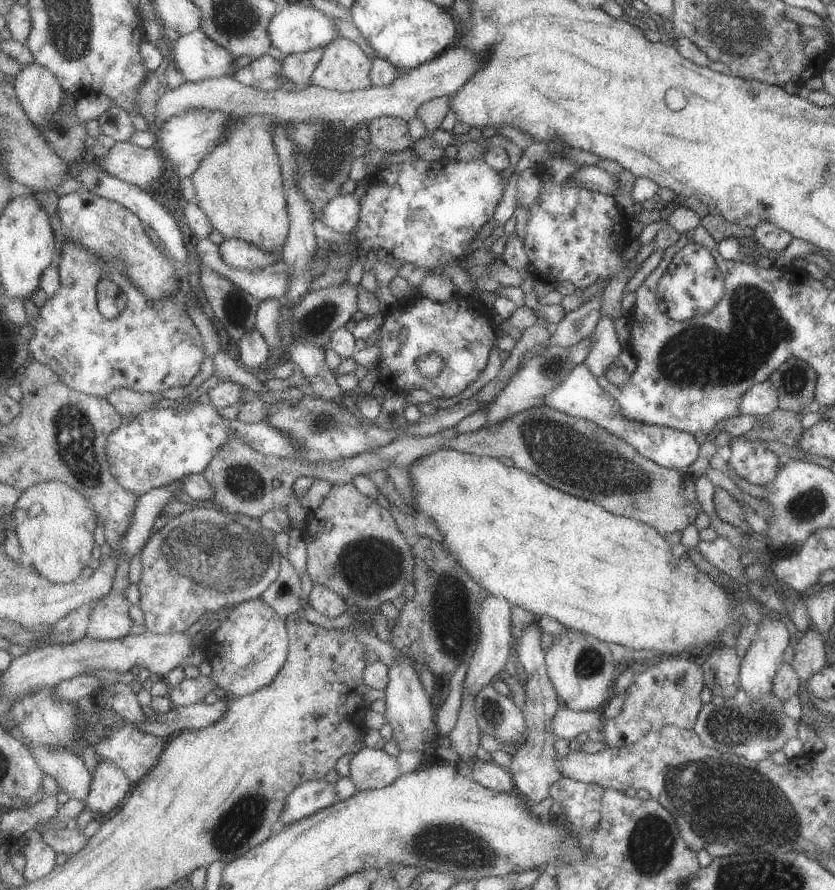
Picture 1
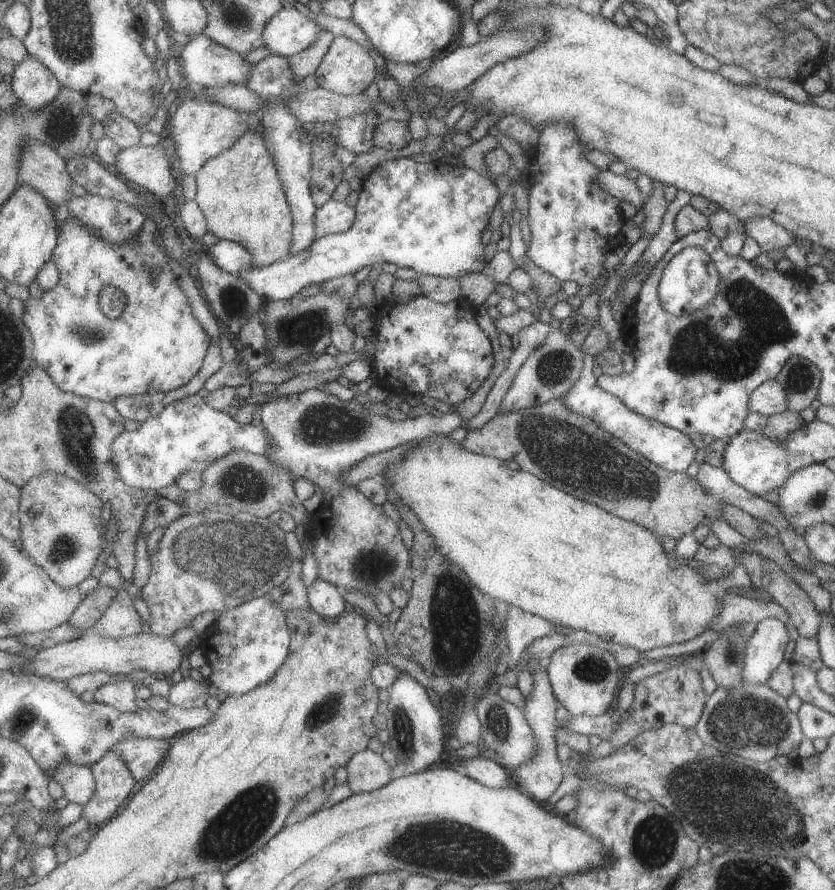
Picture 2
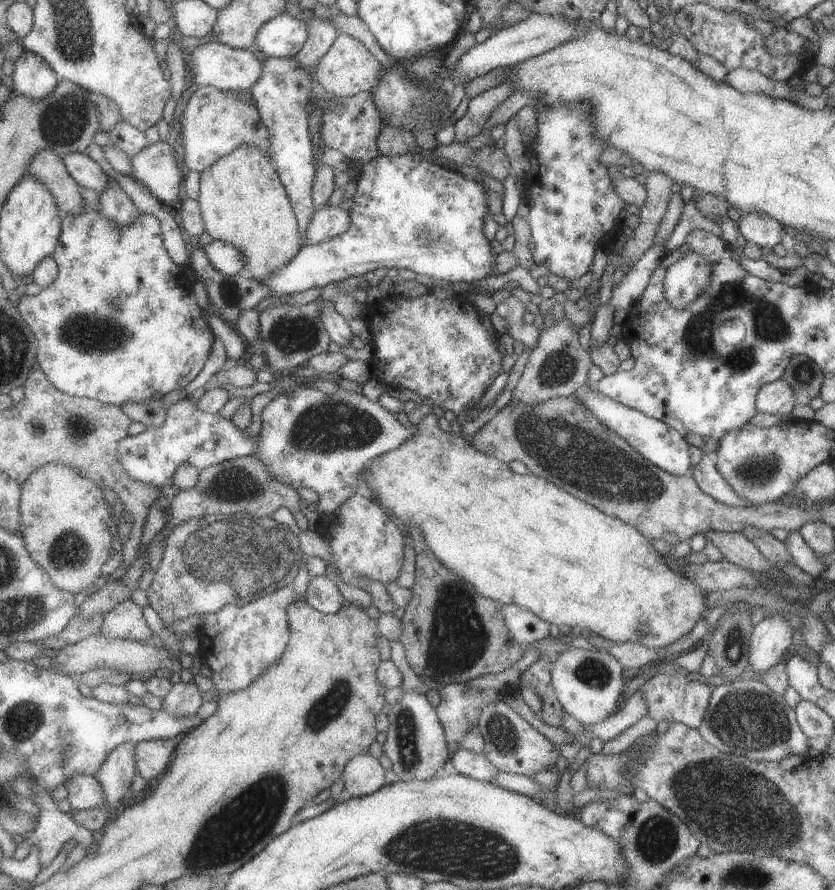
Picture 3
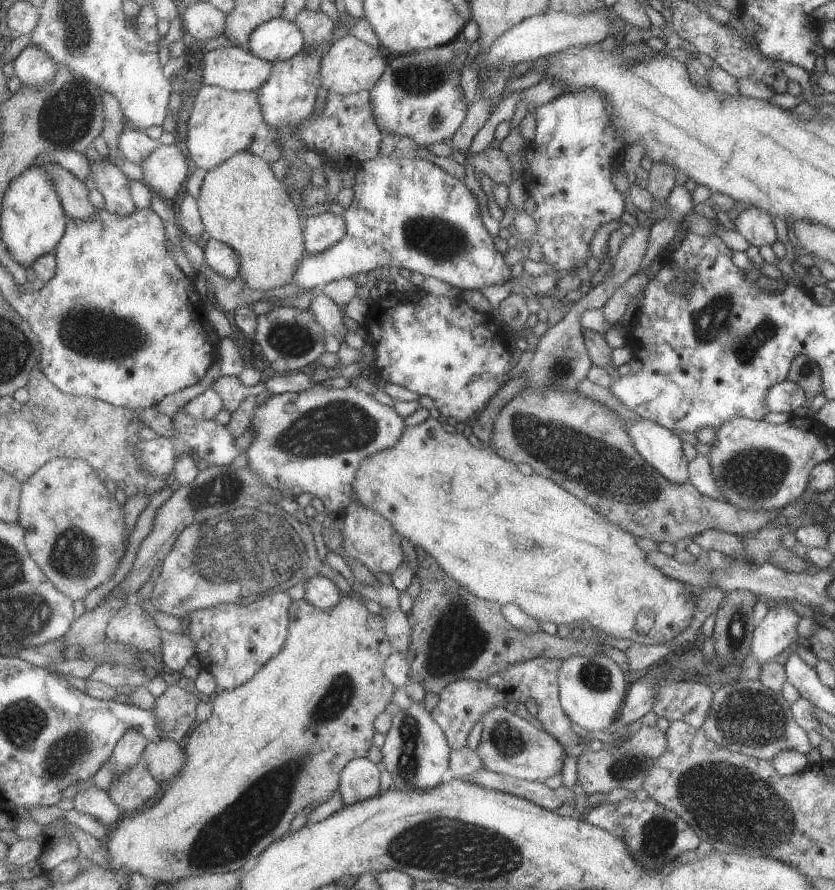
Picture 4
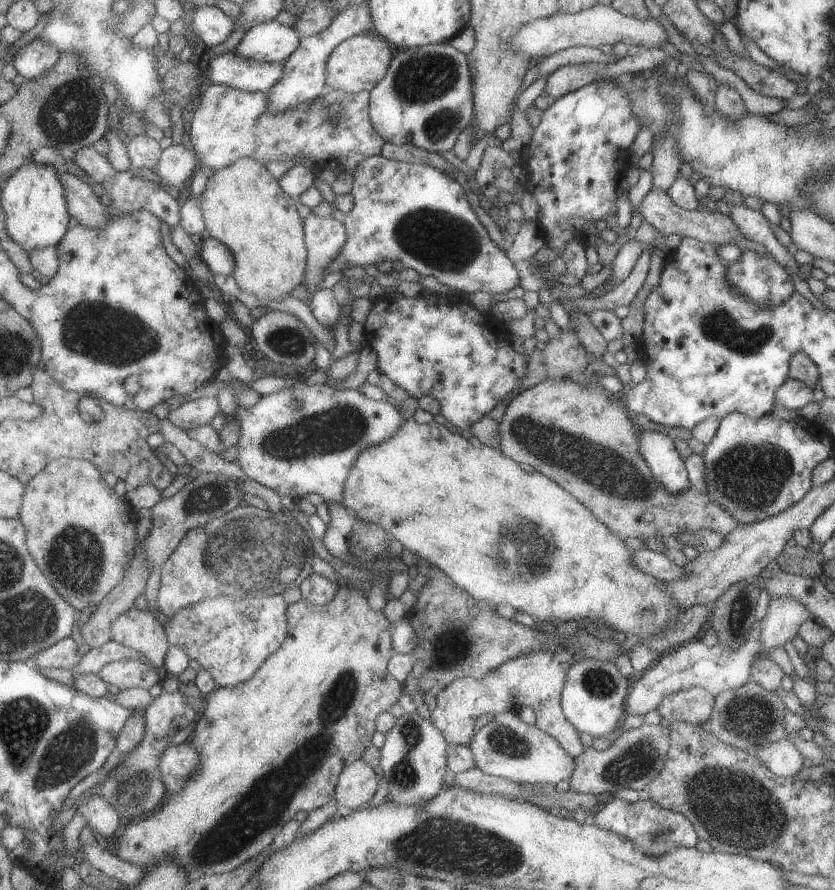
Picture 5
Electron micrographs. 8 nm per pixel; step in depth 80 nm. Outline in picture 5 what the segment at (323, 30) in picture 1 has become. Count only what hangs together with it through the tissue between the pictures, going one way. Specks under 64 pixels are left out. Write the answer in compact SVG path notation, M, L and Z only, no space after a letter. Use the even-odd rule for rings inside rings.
M274 20L267 21L247 30L235 52L249 61L281 62L298 50L301 39L297 29Z

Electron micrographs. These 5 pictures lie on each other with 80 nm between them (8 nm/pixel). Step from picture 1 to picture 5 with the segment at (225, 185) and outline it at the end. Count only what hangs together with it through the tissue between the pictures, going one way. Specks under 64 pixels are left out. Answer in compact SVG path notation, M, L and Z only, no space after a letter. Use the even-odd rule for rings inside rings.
M242 158L235 164L228 166L225 169L218 170L211 176L207 182L206 188L201 194L201 206L206 218L206 228L209 230L211 236L219 239L223 244L226 244L233 252L236 260L235 270L233 271L233 278L237 282L239 289L249 295L254 295L261 300L283 300L290 296L291 292L305 284L306 270L308 267L308 246L306 243L306 228L304 227L304 218L299 216L298 207L299 201L294 199L290 194L287 194L280 185L280 180L275 178L265 165L252 158Z

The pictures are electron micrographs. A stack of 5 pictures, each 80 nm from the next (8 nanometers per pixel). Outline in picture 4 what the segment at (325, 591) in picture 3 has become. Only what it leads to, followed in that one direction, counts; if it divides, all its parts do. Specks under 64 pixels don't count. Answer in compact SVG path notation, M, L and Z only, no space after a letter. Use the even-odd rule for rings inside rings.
M309 573L304 588L305 598L320 609L333 608L344 595L333 580L315 573Z

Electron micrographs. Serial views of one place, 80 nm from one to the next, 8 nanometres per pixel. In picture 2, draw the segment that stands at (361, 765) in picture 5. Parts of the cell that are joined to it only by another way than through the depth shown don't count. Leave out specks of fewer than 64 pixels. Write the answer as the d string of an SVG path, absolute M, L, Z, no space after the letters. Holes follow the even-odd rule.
M371 749L355 755L348 768L348 785L354 794L370 793L387 786L394 778L393 770L381 754Z

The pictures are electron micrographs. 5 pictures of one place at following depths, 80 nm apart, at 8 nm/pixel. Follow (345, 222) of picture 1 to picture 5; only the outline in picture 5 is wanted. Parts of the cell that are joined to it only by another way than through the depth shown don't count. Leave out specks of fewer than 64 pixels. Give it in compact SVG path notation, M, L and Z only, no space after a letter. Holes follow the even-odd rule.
M313 213L304 218L304 227L308 246L304 286L314 297L328 275L328 266L342 254L348 241L348 230L344 222L333 217L319 217Z

